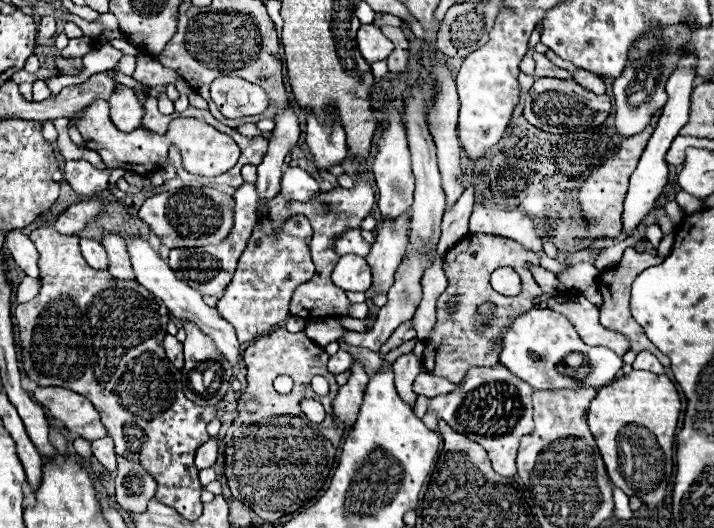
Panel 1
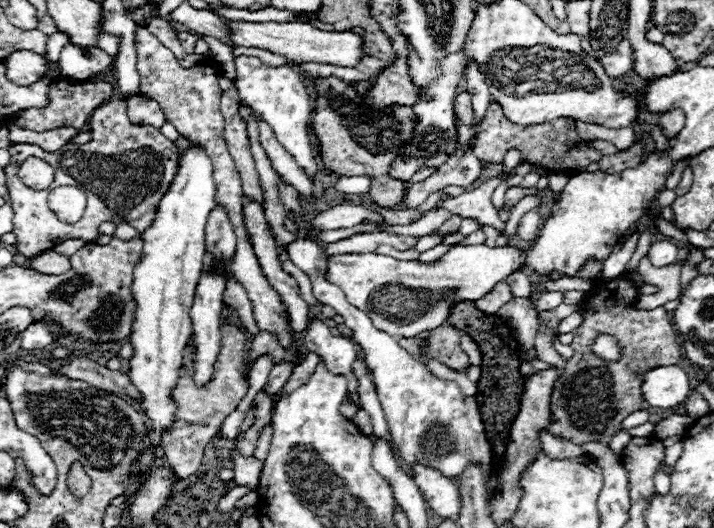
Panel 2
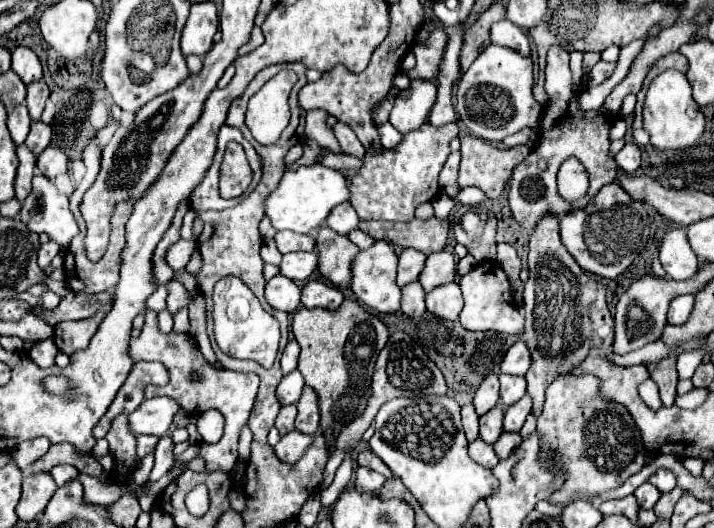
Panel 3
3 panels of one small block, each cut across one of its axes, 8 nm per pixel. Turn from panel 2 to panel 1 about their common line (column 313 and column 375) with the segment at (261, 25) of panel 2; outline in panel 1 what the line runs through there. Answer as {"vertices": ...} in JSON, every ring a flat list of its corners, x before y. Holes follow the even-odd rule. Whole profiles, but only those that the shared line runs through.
{"vertices":[[362,24,356,42,358,42,358,50,362,52,368,64,386,60,392,54,392,42,374,24]]}

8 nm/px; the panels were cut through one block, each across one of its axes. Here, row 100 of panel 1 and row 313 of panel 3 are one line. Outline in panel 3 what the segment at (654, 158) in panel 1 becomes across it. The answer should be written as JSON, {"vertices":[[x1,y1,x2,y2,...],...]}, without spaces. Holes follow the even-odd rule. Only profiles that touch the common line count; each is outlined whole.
{"vertices":[[692,294,674,298,670,302,670,310,668,310,668,324,684,324,688,320,688,314,692,312,692,306,694,306]]}

